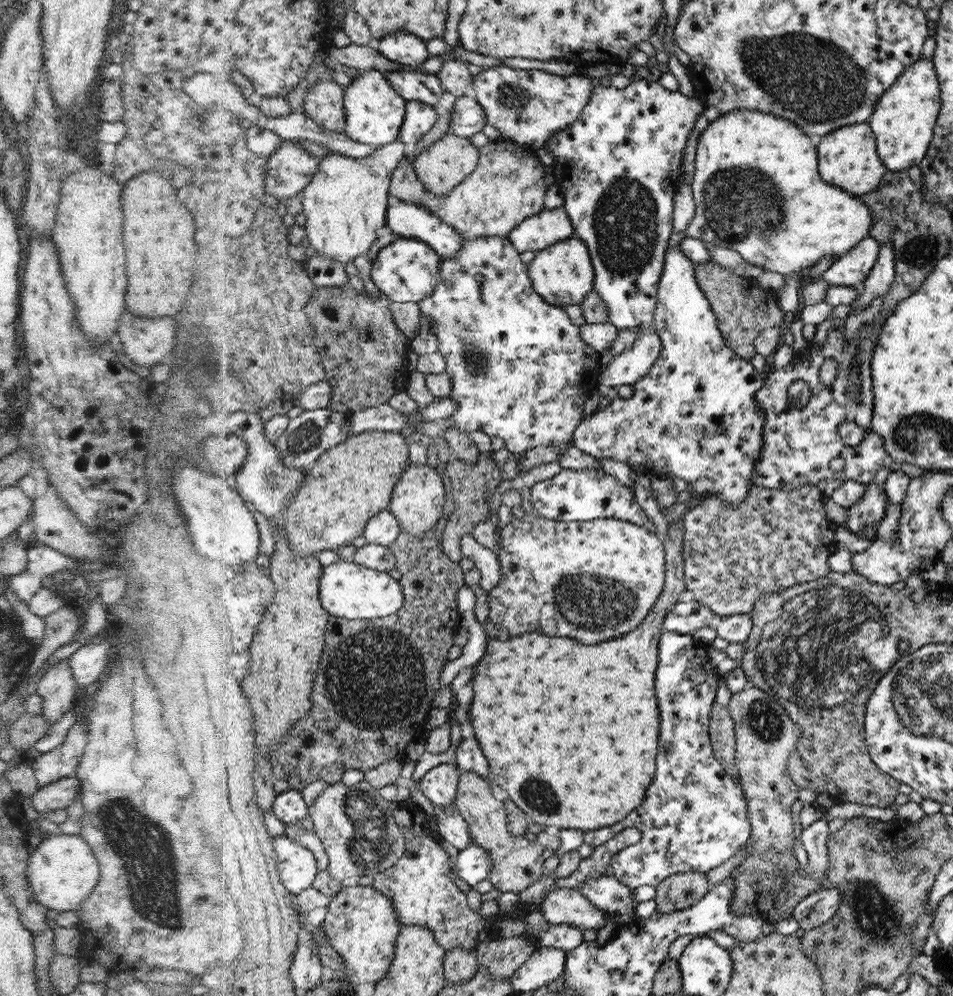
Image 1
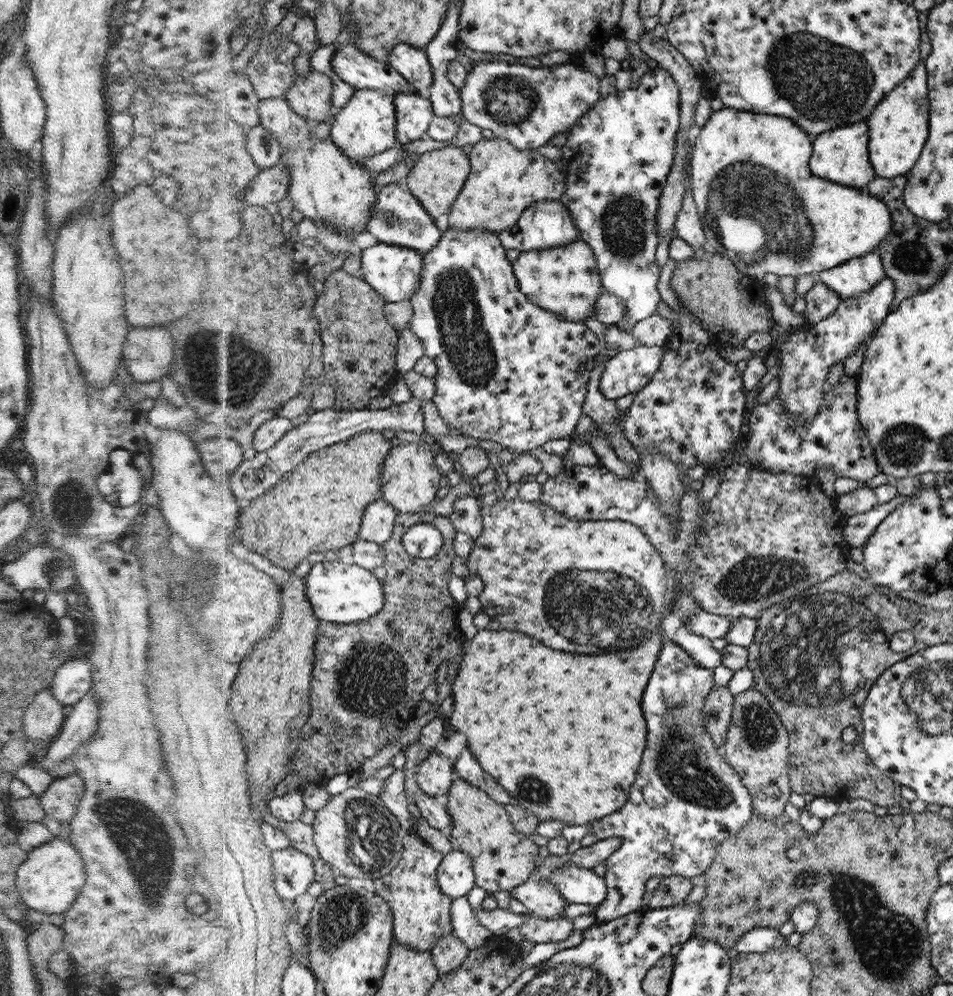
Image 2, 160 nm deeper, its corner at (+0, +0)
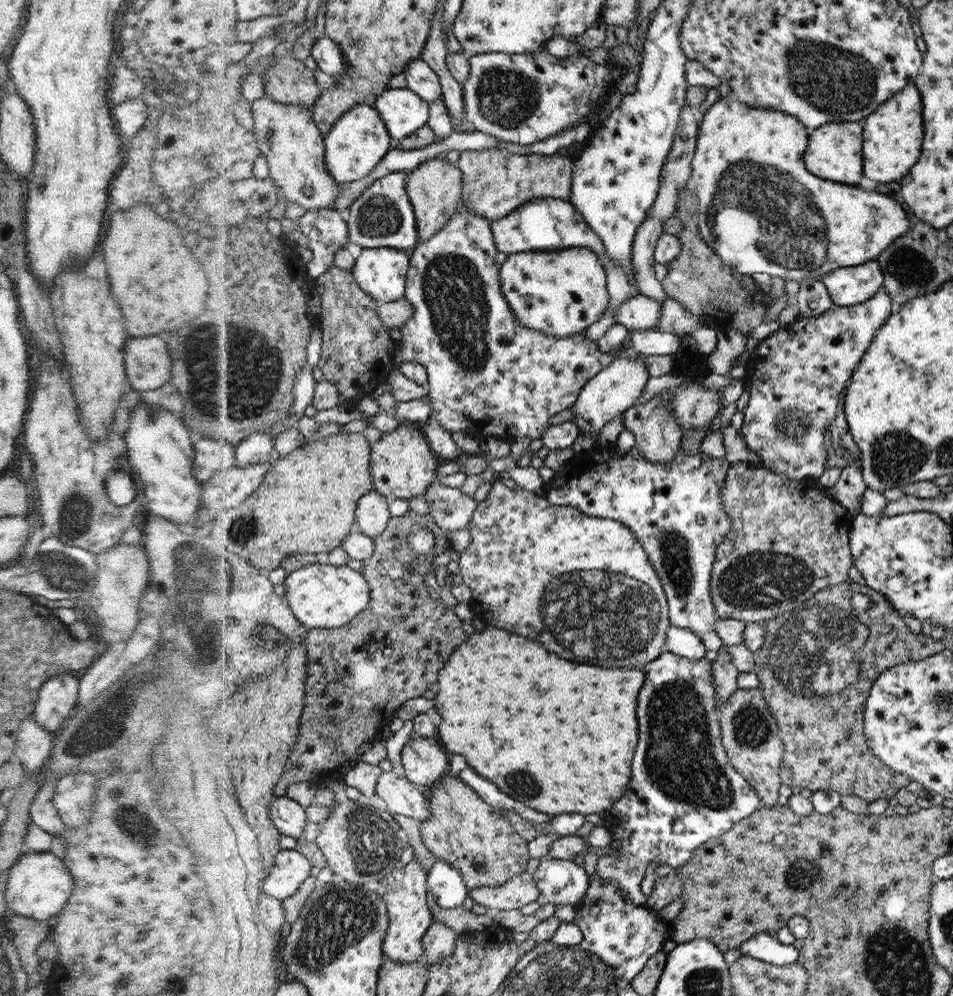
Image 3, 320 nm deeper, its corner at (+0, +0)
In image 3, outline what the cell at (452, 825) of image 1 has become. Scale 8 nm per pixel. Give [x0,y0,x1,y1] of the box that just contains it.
[377,772,432,822]

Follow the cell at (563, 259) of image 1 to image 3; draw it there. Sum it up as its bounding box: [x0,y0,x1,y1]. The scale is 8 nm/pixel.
[501,247,609,337]

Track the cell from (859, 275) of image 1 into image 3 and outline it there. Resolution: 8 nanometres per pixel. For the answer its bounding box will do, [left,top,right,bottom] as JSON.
[824,261,885,306]

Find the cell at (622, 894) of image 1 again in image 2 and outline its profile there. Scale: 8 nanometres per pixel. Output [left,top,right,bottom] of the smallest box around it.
[547,861,607,905]

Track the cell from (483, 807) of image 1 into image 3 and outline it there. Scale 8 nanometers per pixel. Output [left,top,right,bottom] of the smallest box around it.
[422,774,529,889]

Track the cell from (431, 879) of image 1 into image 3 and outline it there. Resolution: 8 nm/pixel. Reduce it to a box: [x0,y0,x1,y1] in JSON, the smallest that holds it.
[379,860,437,964]

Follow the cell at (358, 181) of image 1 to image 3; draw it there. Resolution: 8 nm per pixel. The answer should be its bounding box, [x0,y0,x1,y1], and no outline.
[253,96,343,212]

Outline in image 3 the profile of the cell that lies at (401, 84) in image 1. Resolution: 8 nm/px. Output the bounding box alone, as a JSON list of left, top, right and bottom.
[312,36,351,78]

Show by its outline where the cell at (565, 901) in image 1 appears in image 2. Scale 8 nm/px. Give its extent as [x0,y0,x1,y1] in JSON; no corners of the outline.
[509,868,568,919]

